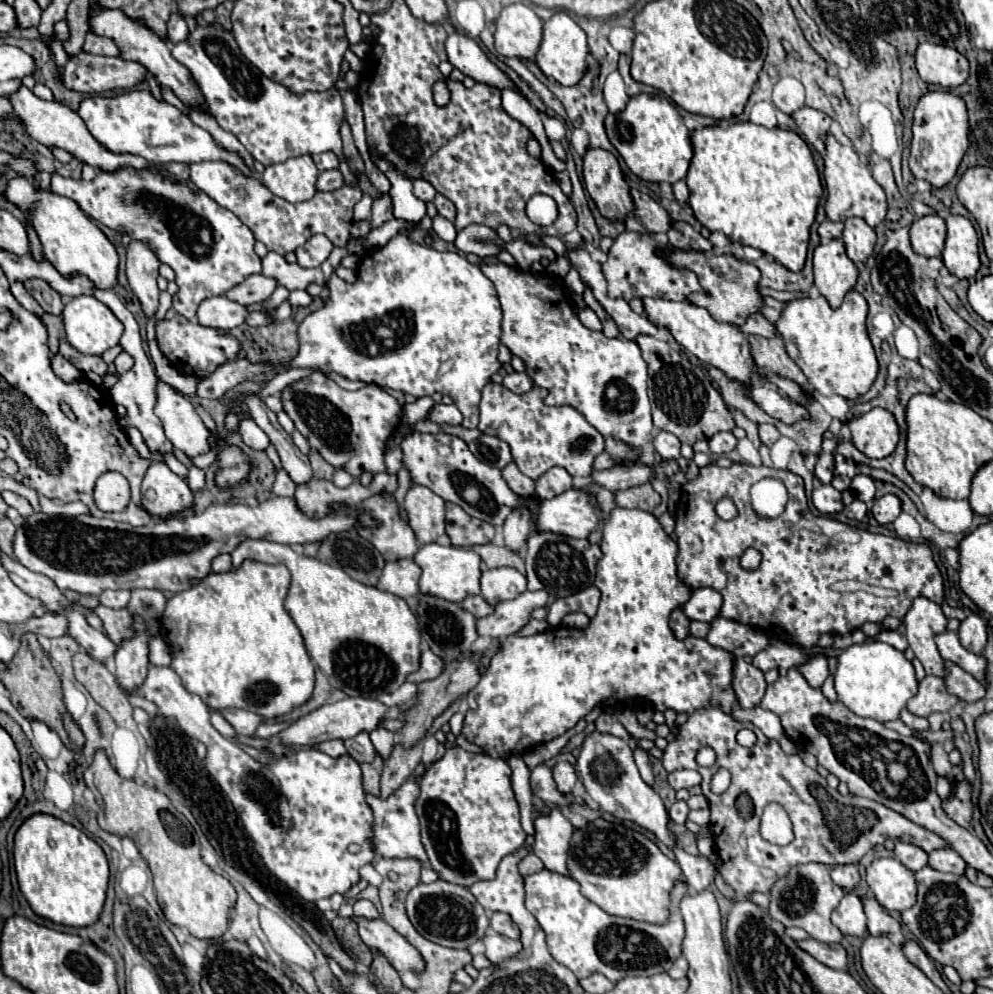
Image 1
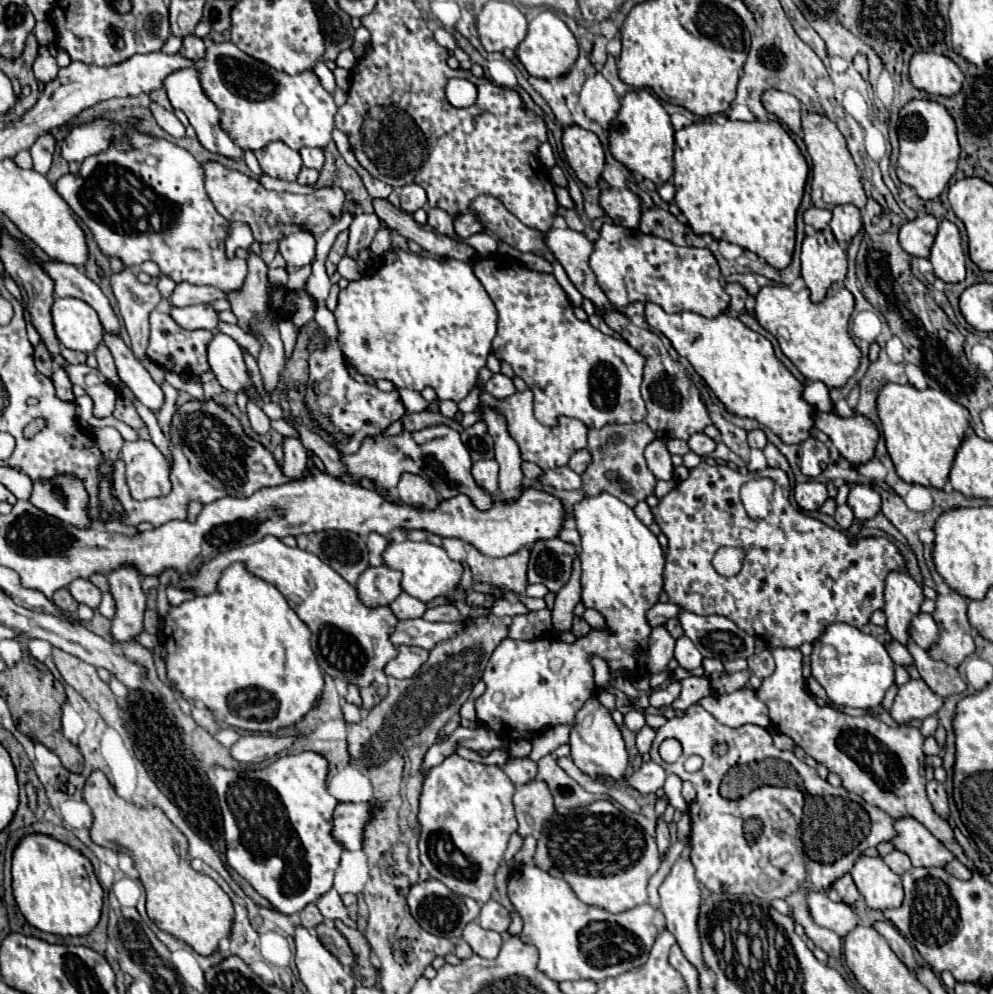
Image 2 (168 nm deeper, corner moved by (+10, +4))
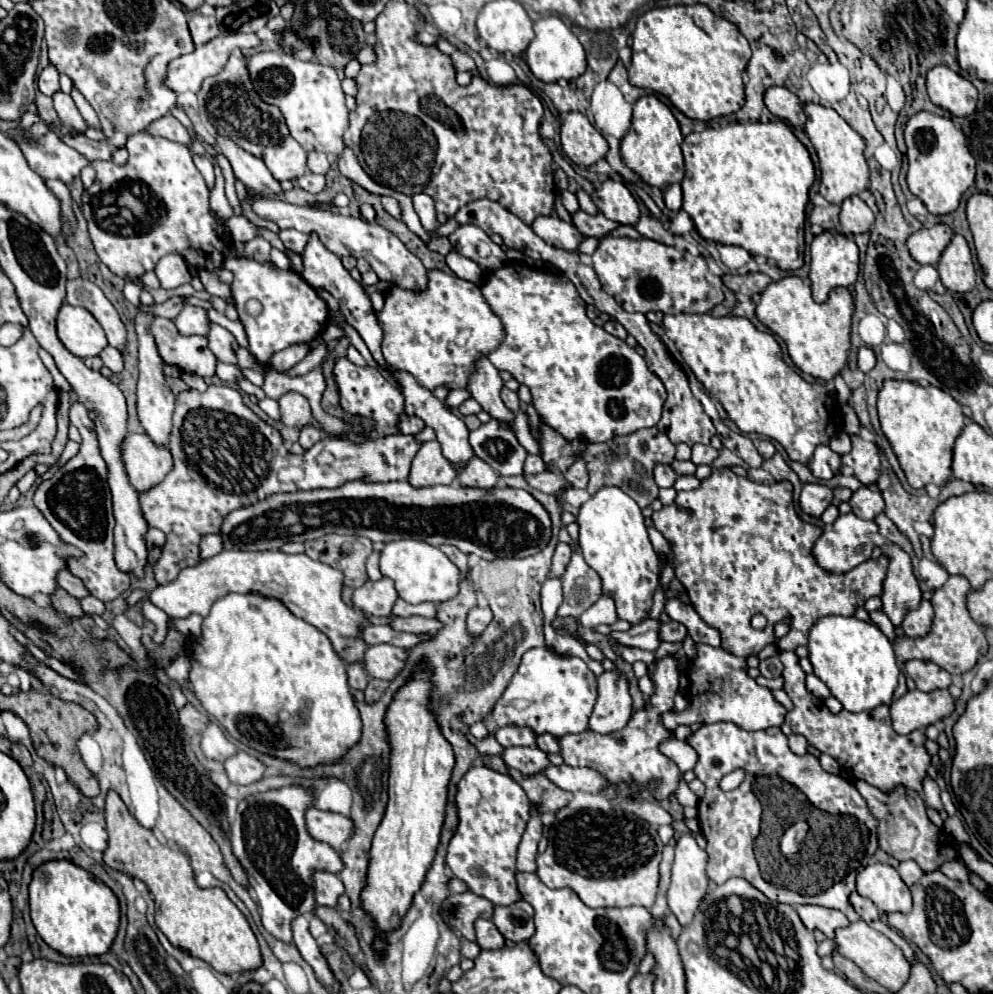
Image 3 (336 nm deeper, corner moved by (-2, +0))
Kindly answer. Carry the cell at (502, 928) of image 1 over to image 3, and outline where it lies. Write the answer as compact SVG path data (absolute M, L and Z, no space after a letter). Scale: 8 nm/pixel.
M516 901L508 907L494 907L492 923L508 941L528 941L534 935L534 909L524 901Z

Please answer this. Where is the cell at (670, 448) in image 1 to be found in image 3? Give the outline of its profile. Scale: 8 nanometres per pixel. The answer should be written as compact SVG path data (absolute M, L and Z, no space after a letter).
M656 465L654 469L654 481L658 487L672 487L676 483L676 473L670 465Z

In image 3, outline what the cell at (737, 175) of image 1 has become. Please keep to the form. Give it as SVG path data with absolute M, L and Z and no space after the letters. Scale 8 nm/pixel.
M784 121L770 123L730 123L720 129L704 129L684 137L686 175L682 179L684 205L698 233L722 245L744 247L752 257L762 255L782 271L800 269L804 263L804 221L808 189L816 179L814 163L808 149L798 141Z

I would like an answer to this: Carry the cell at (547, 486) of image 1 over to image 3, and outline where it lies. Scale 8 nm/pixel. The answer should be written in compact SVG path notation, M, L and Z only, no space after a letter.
M528 455L526 457L526 463L524 463L524 473L526 475L534 475L534 473L542 473L542 471L546 471L546 465L544 465L542 457Z

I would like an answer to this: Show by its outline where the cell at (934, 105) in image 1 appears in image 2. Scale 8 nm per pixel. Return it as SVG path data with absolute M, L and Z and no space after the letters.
M910 101L900 109L898 119L900 137L900 157L896 175L902 183L916 189L922 199L936 199L948 187L952 175L956 173L960 145L956 137L956 125L944 105L936 101Z

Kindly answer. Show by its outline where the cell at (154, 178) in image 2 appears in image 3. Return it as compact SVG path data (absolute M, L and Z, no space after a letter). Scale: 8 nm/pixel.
M138 131L128 137L126 149L128 161L124 165L116 165L112 161L92 161L90 165L96 171L96 179L92 187L84 189L82 193L80 209L88 223L88 231L98 257L102 259L102 263L108 265L112 273L134 279L144 271L154 269L164 255L176 253L184 257L184 261L192 269L192 275L202 281L204 289L210 295L226 299L230 295L230 285L222 283L218 279L218 273L222 271L224 253L228 253L230 247L230 237L224 223L216 219L210 211L210 189L202 173L196 169L188 147L176 141L168 141L166 137L154 137L146 131Z

